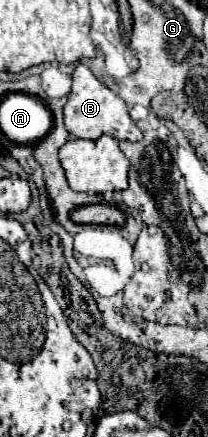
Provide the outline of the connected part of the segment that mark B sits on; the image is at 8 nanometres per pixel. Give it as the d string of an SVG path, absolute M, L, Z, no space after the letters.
M78 64L72 72L72 90L64 104L64 124L72 136L86 140L96 140L102 134L110 134L116 140L128 140L128 142L136 142L142 138L140 128L128 116L124 100L110 88L106 88L84 64Z

